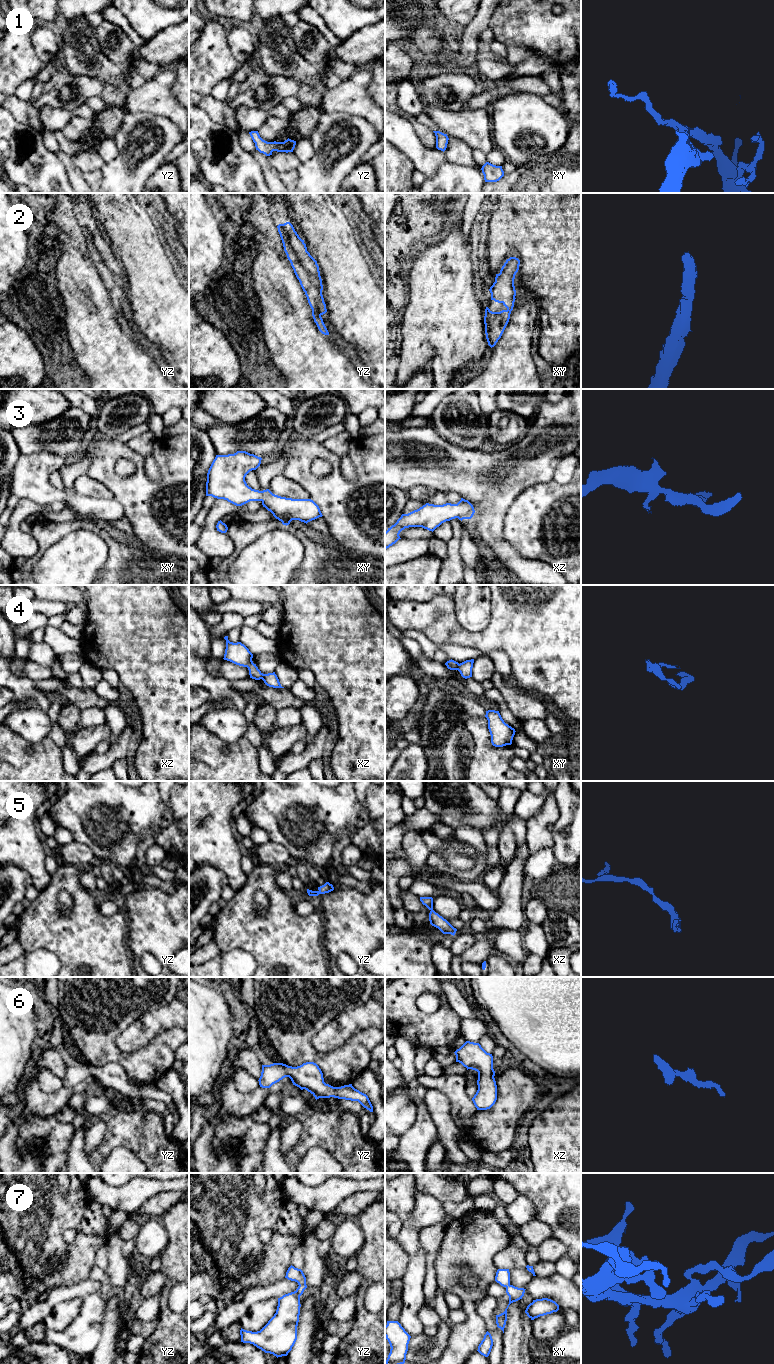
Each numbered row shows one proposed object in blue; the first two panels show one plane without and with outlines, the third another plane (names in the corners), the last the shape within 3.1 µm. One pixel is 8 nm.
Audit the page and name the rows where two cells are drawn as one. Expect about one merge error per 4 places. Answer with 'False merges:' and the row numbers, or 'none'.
False merges: 4

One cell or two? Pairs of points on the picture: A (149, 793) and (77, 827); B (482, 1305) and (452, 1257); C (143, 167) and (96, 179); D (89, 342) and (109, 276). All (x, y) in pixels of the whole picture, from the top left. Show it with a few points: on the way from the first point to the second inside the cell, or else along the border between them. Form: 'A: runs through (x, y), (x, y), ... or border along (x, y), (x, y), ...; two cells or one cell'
A: runs through (129, 800), (95, 800), (88, 807); one cell
B: border along (484, 1296), (477, 1303), (477, 1313), (485, 1324); two cells
C: border along (100, 169), (102, 182); two cells
D: border along (96, 266), (97, 272), (116, 309); two cells

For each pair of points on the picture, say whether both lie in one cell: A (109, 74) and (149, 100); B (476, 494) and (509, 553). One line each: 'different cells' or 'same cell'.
A: different cells
B: same cell

